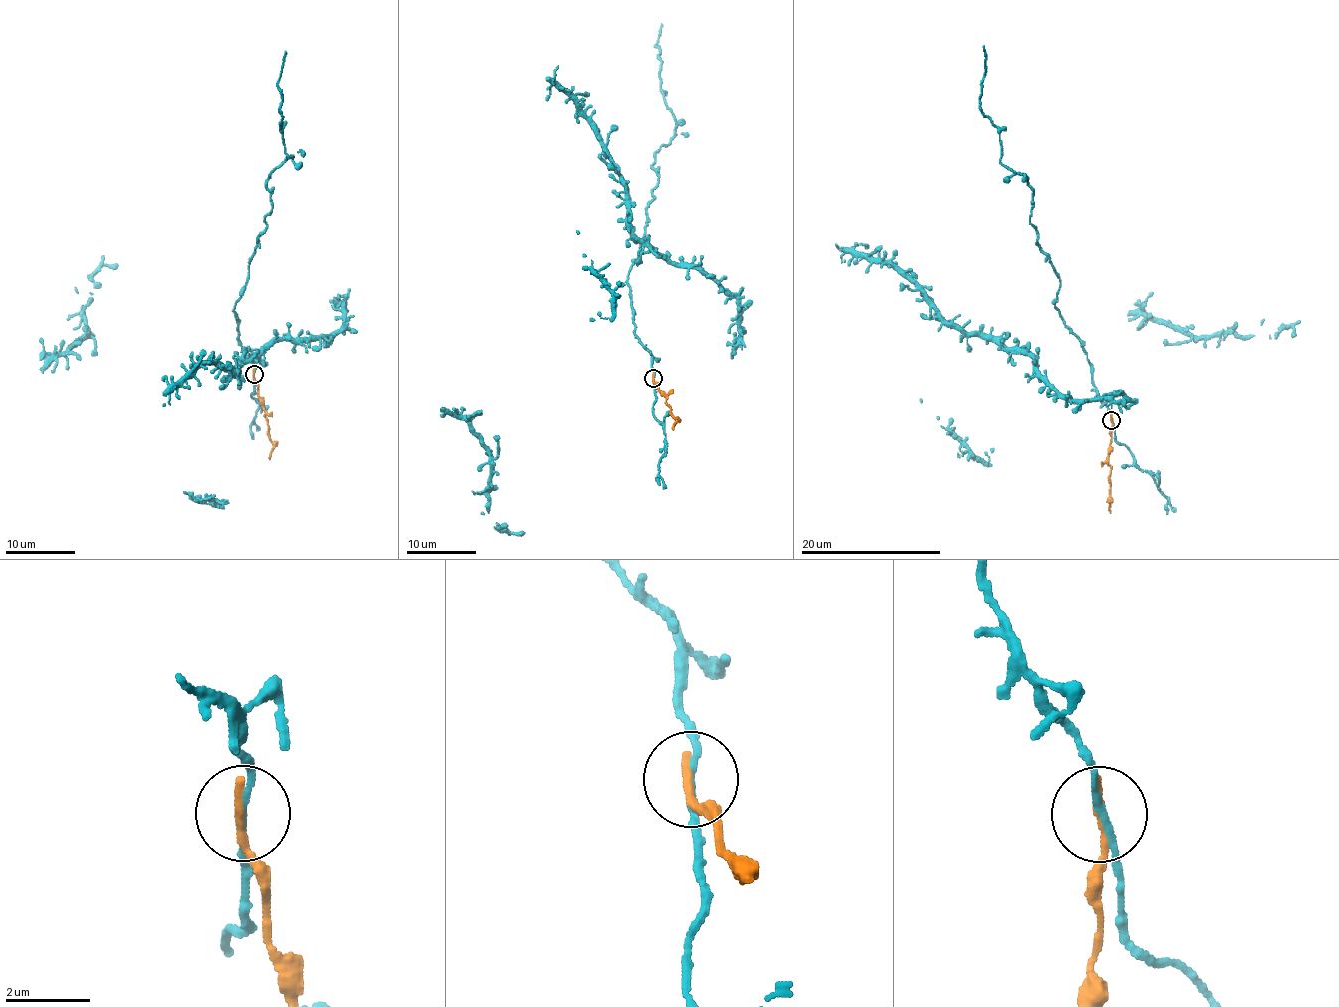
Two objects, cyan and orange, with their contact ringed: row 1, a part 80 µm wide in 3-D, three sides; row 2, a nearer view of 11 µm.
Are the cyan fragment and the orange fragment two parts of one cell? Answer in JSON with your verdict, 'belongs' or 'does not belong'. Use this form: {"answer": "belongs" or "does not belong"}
{"answer": "does not belong"}

